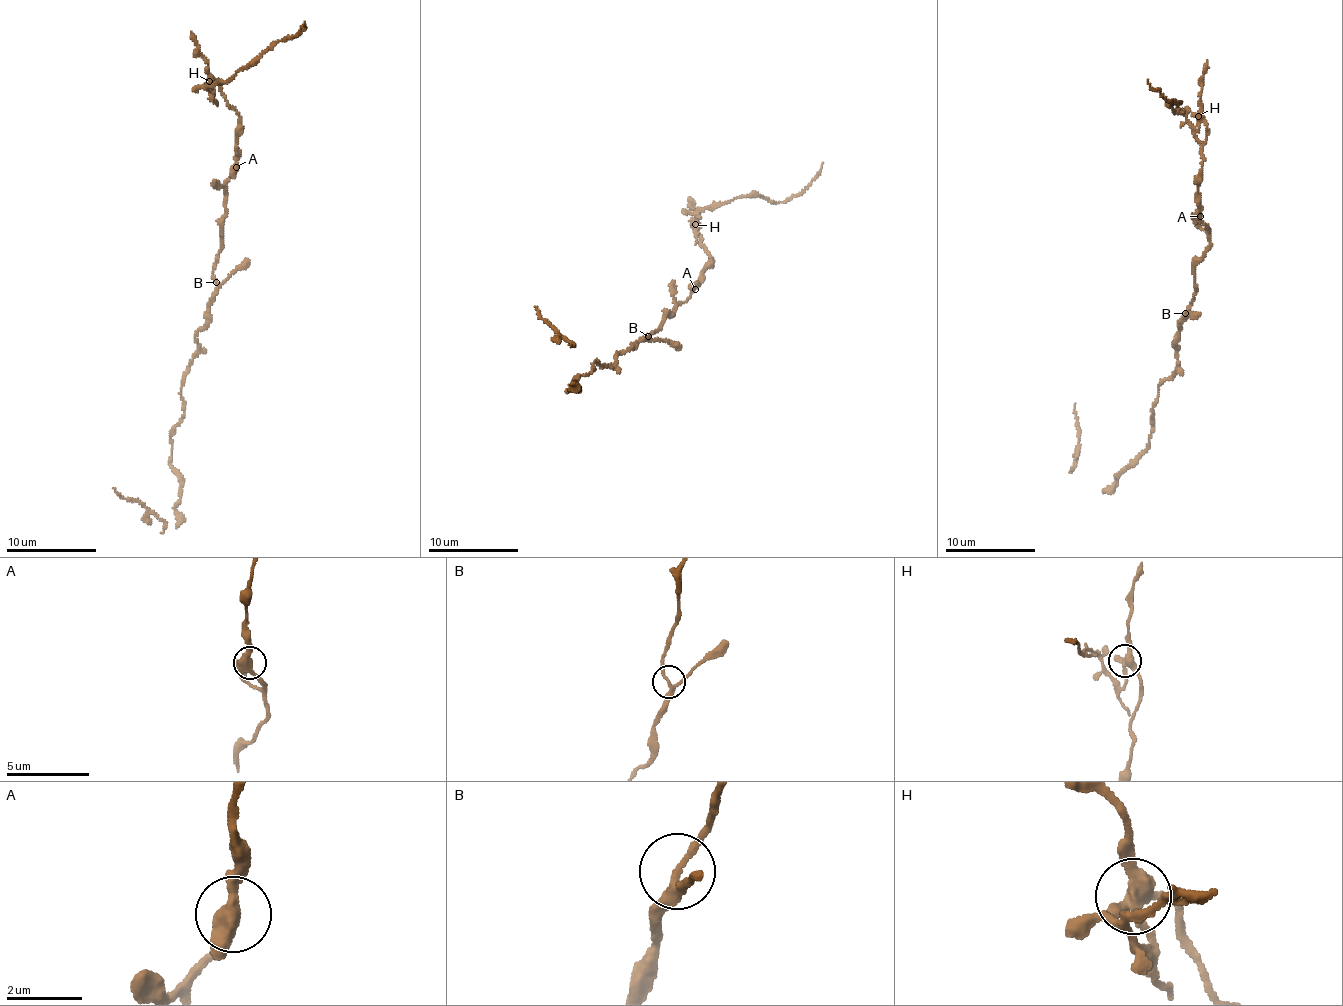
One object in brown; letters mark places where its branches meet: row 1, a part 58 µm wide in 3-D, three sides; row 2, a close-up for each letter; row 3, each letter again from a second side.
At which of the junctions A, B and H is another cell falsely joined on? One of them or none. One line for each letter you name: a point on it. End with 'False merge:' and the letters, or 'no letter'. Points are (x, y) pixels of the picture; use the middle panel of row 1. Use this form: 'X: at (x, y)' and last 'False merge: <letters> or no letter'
H: at (695, 224)
False merge: H

